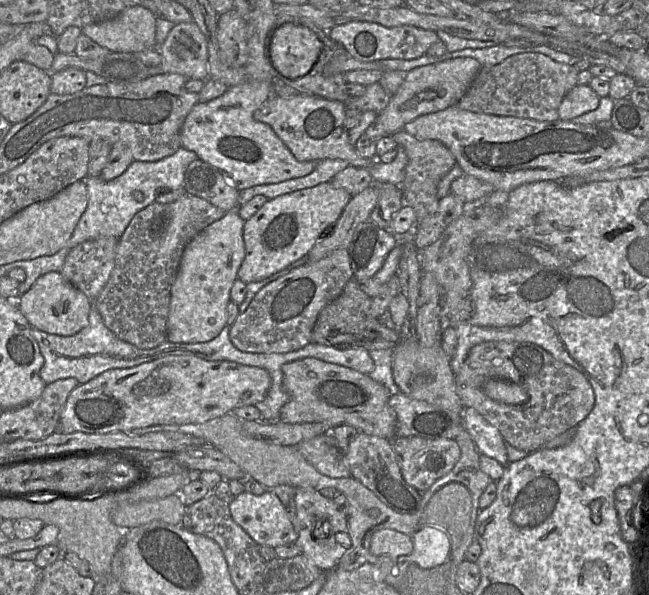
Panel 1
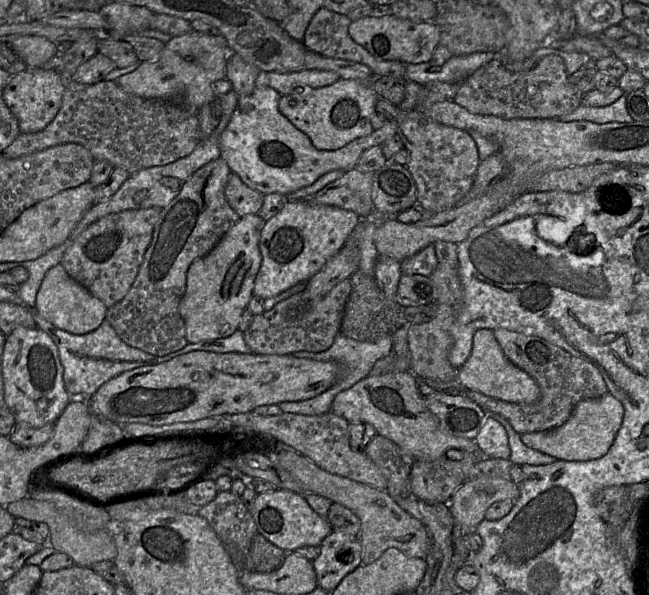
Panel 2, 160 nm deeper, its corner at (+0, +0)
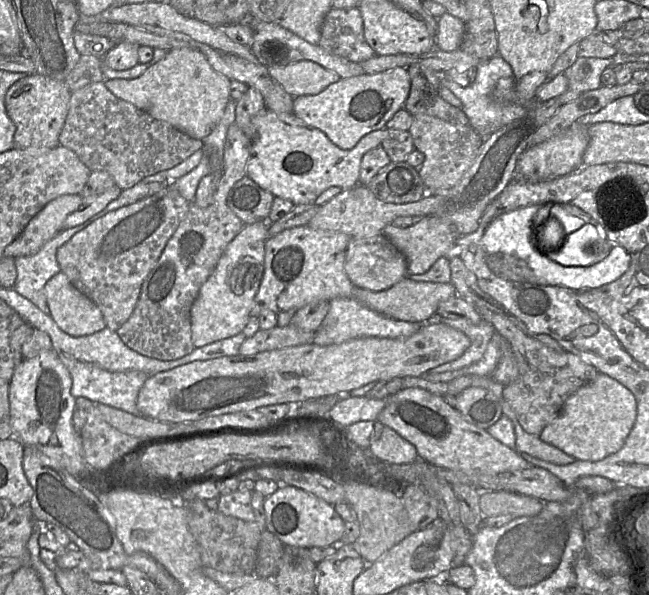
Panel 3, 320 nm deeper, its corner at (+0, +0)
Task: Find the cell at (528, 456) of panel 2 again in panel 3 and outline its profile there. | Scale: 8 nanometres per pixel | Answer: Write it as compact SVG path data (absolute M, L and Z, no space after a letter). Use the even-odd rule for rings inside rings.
M510 419L516 435L516 448L519 453L526 453L538 459L551 462L557 465L567 465L577 459L566 454L559 448L543 442L539 436L527 433L517 419Z

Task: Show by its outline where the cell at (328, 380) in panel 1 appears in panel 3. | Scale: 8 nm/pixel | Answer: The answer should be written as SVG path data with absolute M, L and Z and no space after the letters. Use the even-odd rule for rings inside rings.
M403 388L385 399L386 405L378 415L377 420L413 444L419 459L425 462L446 469L459 470L464 473L485 474L500 474L533 467L516 450L496 440L487 430L467 422L459 411L447 403L443 396L433 394L421 388Z

